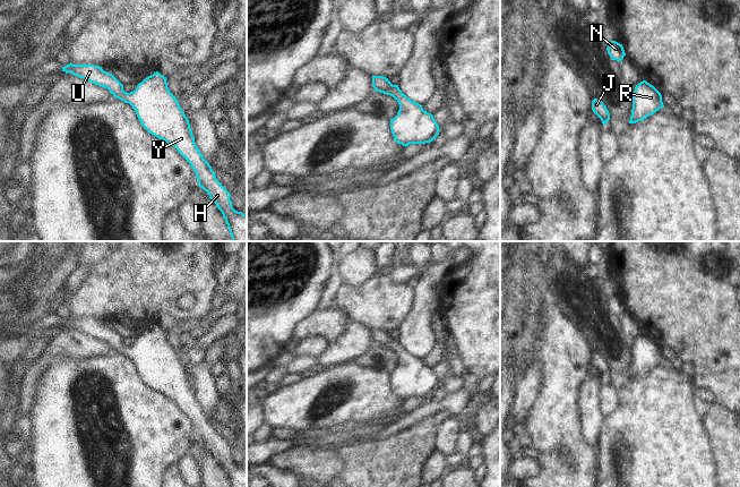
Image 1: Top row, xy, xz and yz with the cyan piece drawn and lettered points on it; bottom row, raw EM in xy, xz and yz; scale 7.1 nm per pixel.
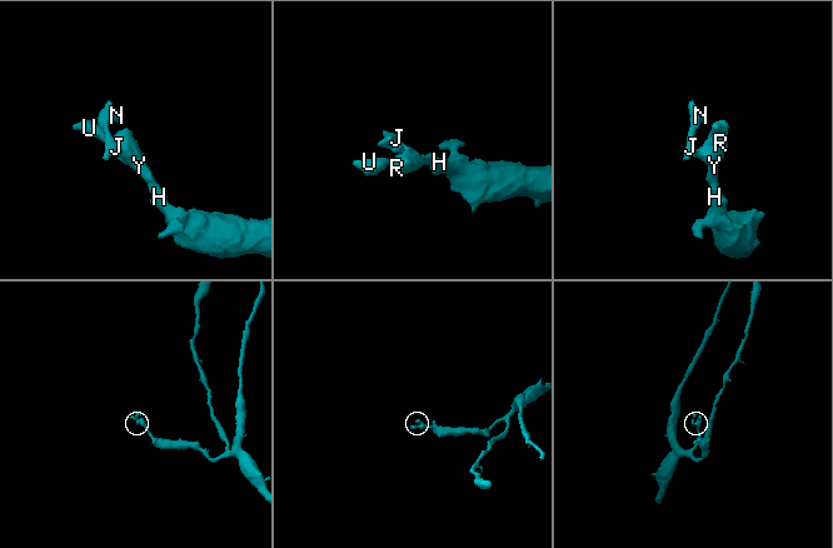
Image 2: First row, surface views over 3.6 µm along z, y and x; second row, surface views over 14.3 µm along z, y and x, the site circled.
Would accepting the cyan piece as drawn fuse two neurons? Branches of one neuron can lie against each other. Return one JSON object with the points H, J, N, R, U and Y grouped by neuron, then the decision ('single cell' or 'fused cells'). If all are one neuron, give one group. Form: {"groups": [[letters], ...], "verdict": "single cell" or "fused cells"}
{"groups": [["H", "J", "N", "R", "U", "Y"]], "verdict": "single cell"}

